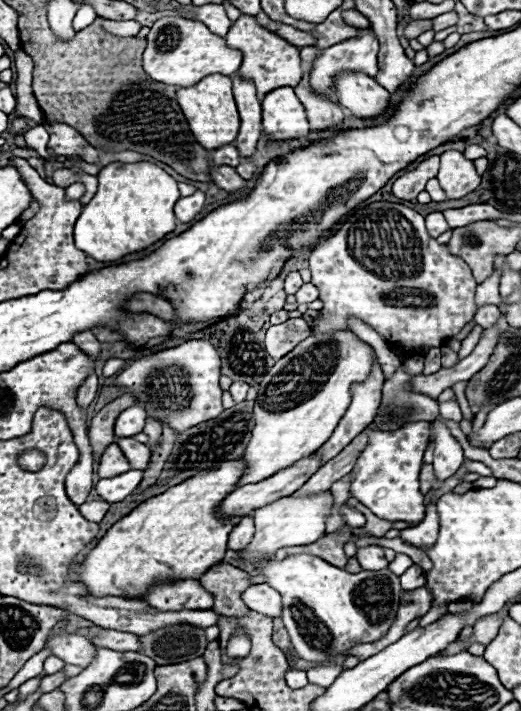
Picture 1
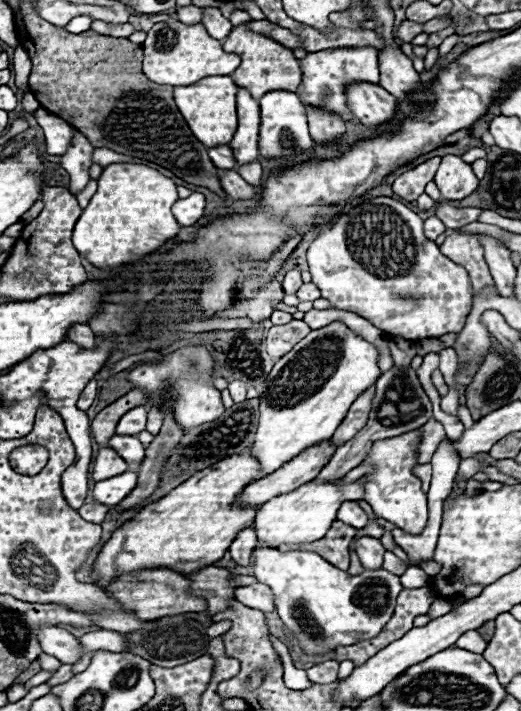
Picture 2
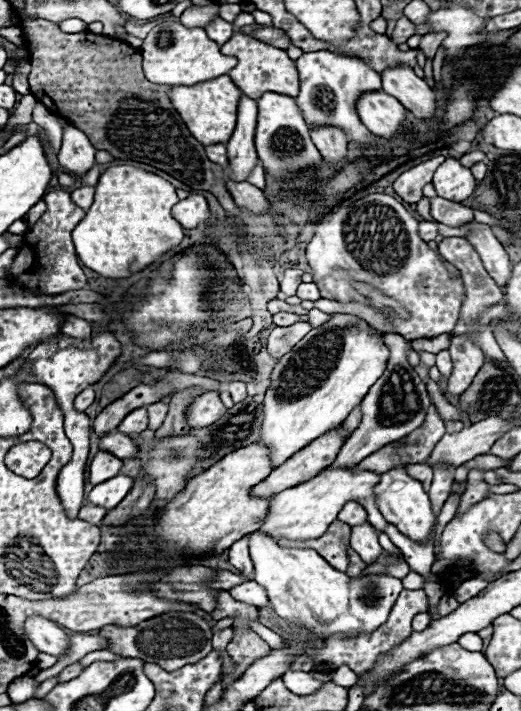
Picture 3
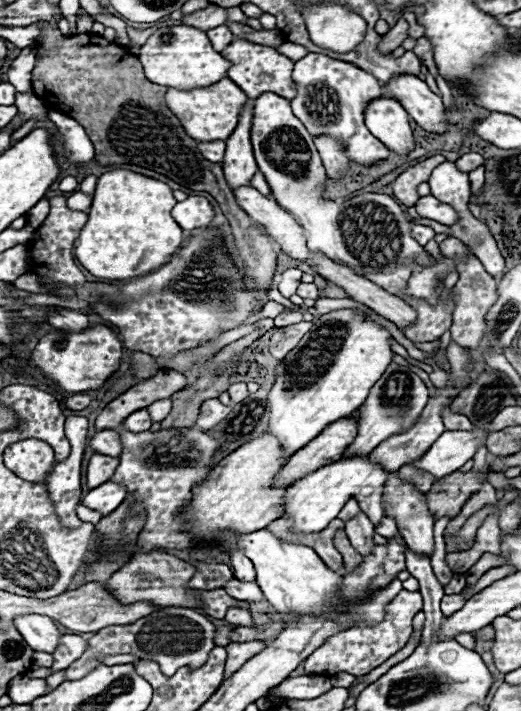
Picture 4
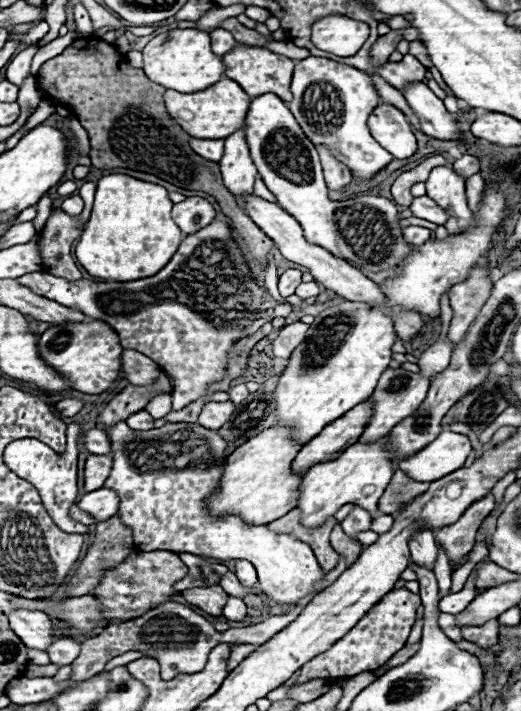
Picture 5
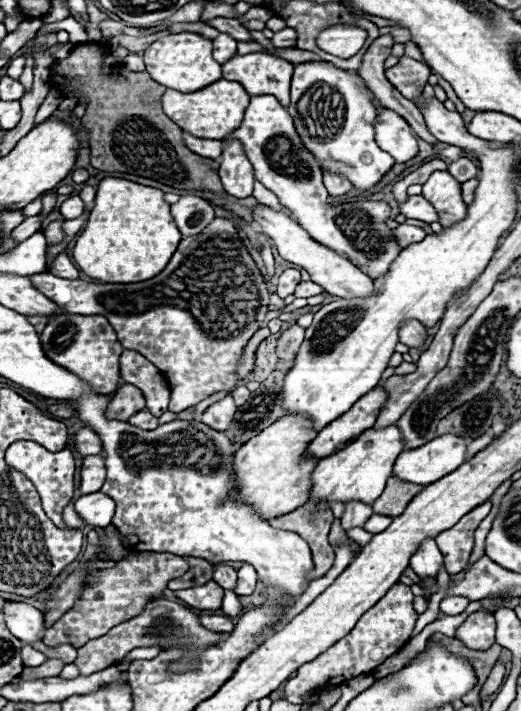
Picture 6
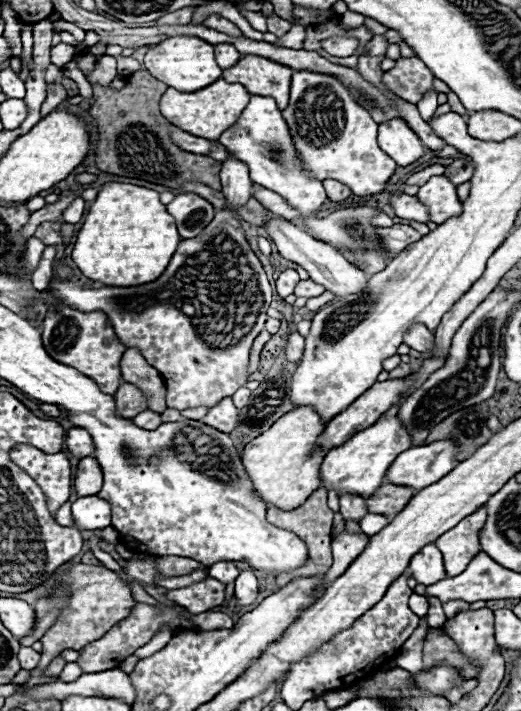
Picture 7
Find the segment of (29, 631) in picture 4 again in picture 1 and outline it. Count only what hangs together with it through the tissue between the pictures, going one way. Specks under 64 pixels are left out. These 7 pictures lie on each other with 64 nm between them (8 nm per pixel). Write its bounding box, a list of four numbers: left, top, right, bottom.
[46,632,96,668]

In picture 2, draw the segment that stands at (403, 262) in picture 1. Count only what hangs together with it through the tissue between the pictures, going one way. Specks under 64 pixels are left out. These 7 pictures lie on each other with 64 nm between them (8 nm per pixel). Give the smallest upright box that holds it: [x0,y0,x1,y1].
[308,196,472,340]

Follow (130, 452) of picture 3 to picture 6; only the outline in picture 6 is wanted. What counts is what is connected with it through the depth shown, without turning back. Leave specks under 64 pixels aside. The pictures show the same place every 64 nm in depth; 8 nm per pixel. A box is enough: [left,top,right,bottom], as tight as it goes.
[72,428,102,456]

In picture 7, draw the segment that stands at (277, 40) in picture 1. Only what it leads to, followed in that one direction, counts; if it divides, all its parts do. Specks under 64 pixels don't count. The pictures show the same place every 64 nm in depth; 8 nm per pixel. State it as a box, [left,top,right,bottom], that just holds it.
[224,56,292,110]

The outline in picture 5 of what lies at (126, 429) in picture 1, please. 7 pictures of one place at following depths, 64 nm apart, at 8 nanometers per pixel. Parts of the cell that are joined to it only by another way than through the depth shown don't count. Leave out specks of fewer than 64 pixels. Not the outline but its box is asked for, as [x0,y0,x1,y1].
[126,410,154,430]

